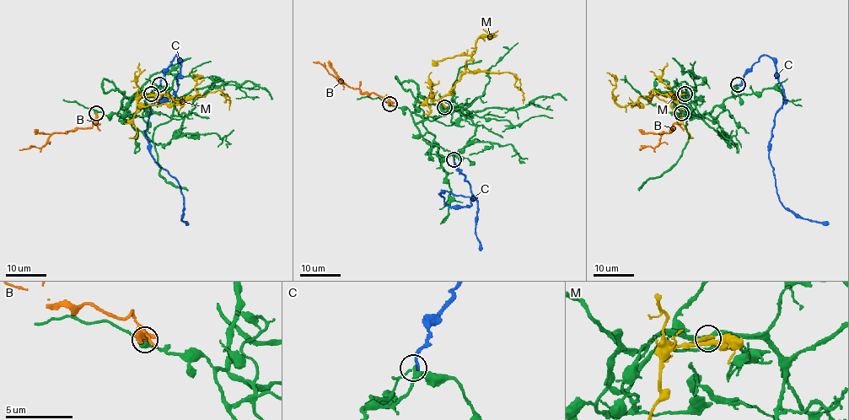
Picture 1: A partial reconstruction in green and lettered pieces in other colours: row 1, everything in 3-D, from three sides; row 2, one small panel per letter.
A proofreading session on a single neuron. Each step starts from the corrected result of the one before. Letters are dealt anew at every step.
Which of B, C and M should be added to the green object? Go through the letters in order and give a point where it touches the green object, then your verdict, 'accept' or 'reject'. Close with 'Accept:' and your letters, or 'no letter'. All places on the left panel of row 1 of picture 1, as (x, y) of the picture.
B: meets green at (96, 113); reject
C: meets green at (159, 84); reject
M: meets green at (151, 94); reject
Accept: no letter

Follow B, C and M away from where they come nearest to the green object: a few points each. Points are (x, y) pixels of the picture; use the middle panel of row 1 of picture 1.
B: (390, 103), (386, 95), (384, 97), (362, 93), (358, 88), (340, 82), (320, 64), (313, 61)
C: (454, 159), (469, 183), (471, 205), (447, 206), (439, 194), (447, 191), (478, 201), (475, 236), (480, 250)
M: (444, 107), (438, 100), (466, 72), (510, 72), (523, 92), (523, 103)

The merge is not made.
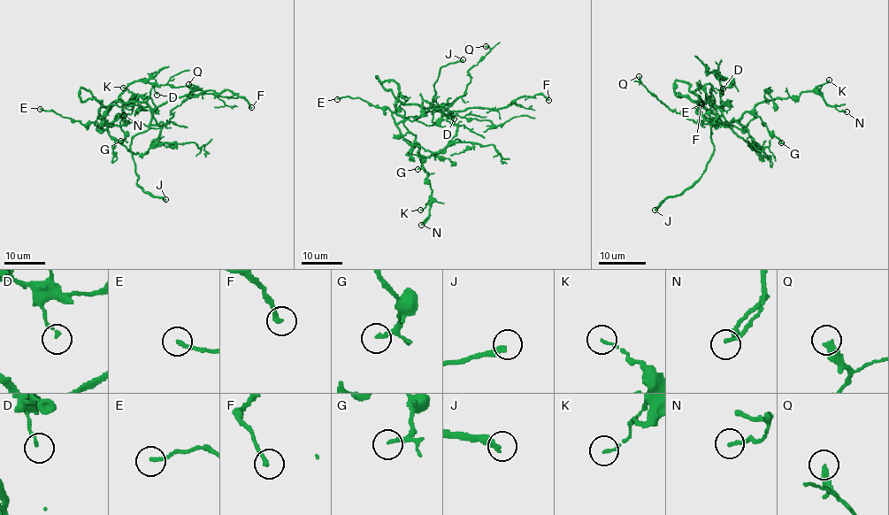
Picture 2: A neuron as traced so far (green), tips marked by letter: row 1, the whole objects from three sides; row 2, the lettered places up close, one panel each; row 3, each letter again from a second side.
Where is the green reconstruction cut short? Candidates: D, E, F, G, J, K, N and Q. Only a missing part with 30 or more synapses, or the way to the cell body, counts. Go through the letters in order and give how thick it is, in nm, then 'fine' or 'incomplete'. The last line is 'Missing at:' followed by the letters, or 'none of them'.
D: calibre 130 nm; fine
E: calibre 180 nm; fine
F: calibre 200 nm; incomplete
G: calibre 140 nm; incomplete
J: calibre 280 nm; incomplete
K: calibre 110 nm; fine
N: calibre 170 nm; fine
Q: calibre 360 nm; fine
Missing at: F, G, J

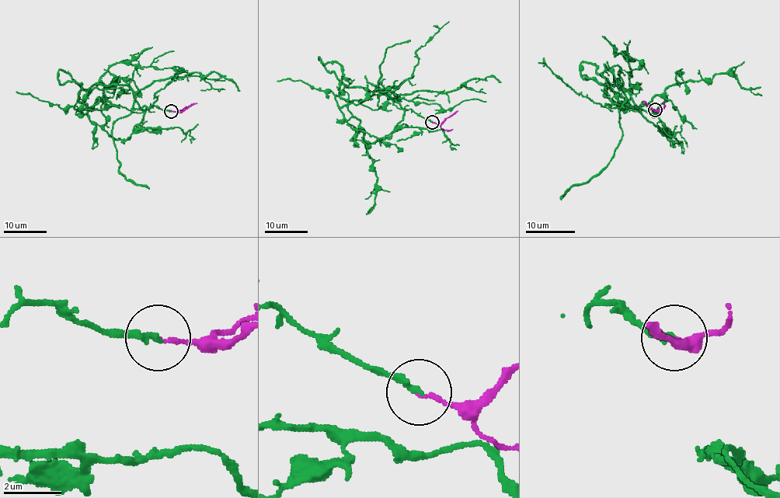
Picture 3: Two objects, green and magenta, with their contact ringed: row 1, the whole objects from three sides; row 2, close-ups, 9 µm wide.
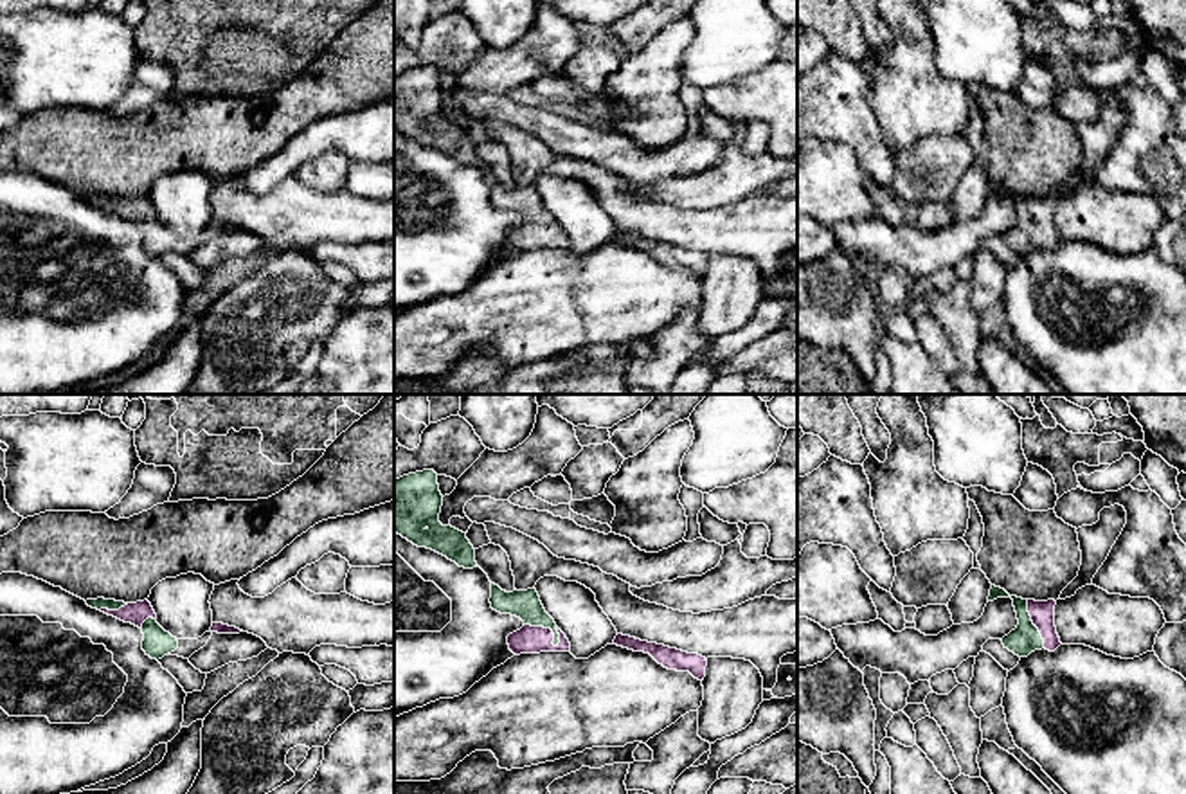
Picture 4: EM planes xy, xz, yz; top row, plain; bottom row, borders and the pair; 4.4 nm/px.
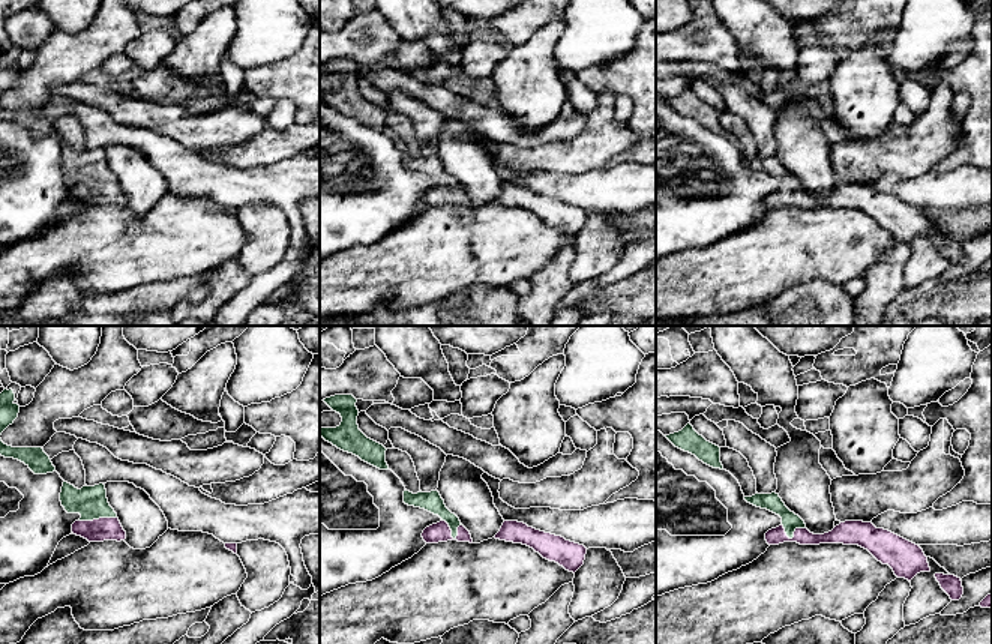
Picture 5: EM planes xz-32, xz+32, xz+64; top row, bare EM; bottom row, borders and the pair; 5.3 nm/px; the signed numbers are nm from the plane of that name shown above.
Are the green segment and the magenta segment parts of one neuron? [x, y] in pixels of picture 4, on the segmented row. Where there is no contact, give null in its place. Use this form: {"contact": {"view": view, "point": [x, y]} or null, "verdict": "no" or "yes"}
{"contact": {"view": "xz", "point": [546, 627]}, "verdict": "yes"}

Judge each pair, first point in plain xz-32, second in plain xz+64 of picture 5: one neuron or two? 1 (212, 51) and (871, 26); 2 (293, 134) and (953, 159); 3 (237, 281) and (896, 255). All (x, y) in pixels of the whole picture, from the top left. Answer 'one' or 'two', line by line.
1: two
2: two
3: one

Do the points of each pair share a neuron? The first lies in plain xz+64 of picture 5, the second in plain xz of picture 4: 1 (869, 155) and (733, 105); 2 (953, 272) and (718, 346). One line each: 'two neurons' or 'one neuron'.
1: two neurons
2: one neuron

